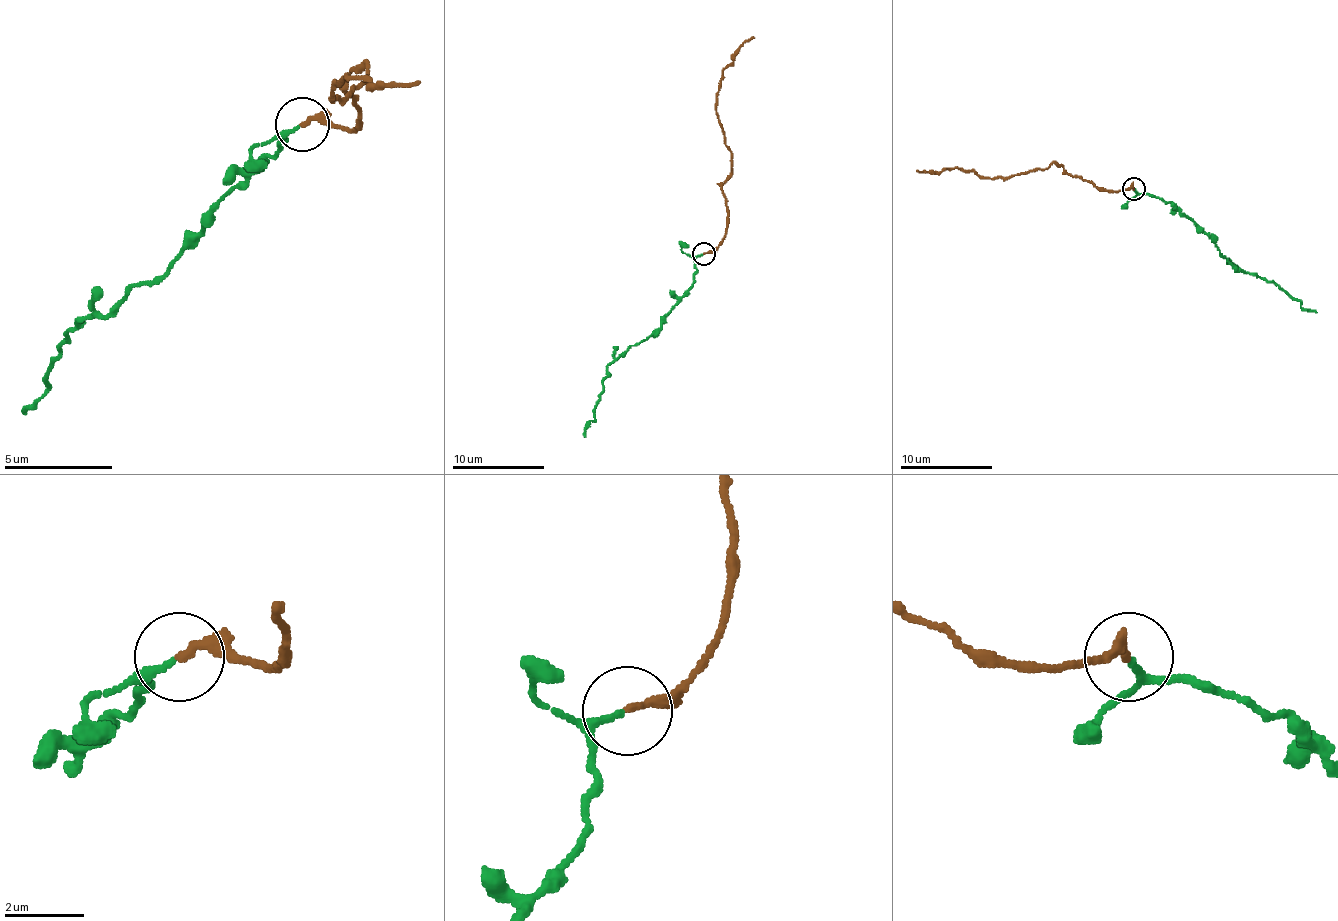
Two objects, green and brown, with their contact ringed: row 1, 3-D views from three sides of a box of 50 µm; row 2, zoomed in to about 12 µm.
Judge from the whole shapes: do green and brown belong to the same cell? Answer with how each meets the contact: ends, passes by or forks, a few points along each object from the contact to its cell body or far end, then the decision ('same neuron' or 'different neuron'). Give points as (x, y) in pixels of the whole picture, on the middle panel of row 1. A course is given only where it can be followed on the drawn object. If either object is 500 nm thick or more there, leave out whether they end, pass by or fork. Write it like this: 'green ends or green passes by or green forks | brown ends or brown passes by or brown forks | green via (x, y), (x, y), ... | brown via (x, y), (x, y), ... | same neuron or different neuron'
green ends | brown ends | green via (701, 254), (695, 259), (690, 289), (641, 342), (632, 345), (607, 368), (595, 419), (584, 437) | brown via (704, 254), (725, 236), (722, 190), (732, 173), (732, 153), (715, 100), (718, 83), (732, 56), (755, 37) | same neuron

